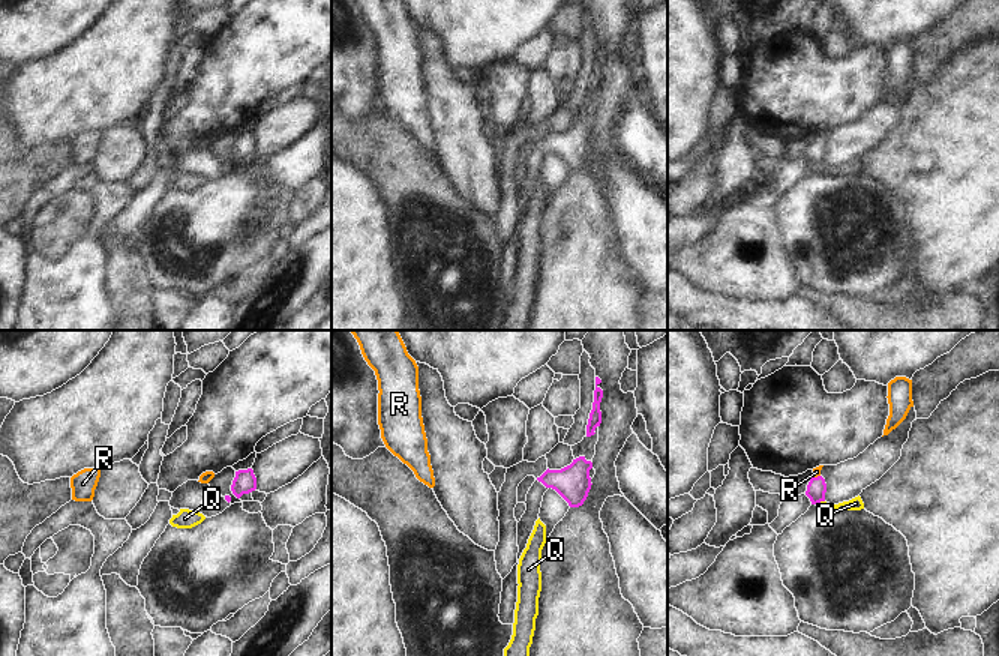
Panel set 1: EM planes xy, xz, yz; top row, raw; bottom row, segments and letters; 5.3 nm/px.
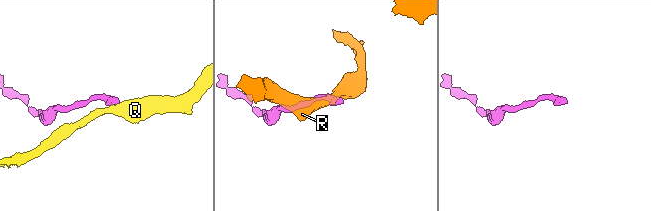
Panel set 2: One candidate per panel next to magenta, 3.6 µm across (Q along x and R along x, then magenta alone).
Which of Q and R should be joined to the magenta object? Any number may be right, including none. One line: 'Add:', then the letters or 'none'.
Add: none

